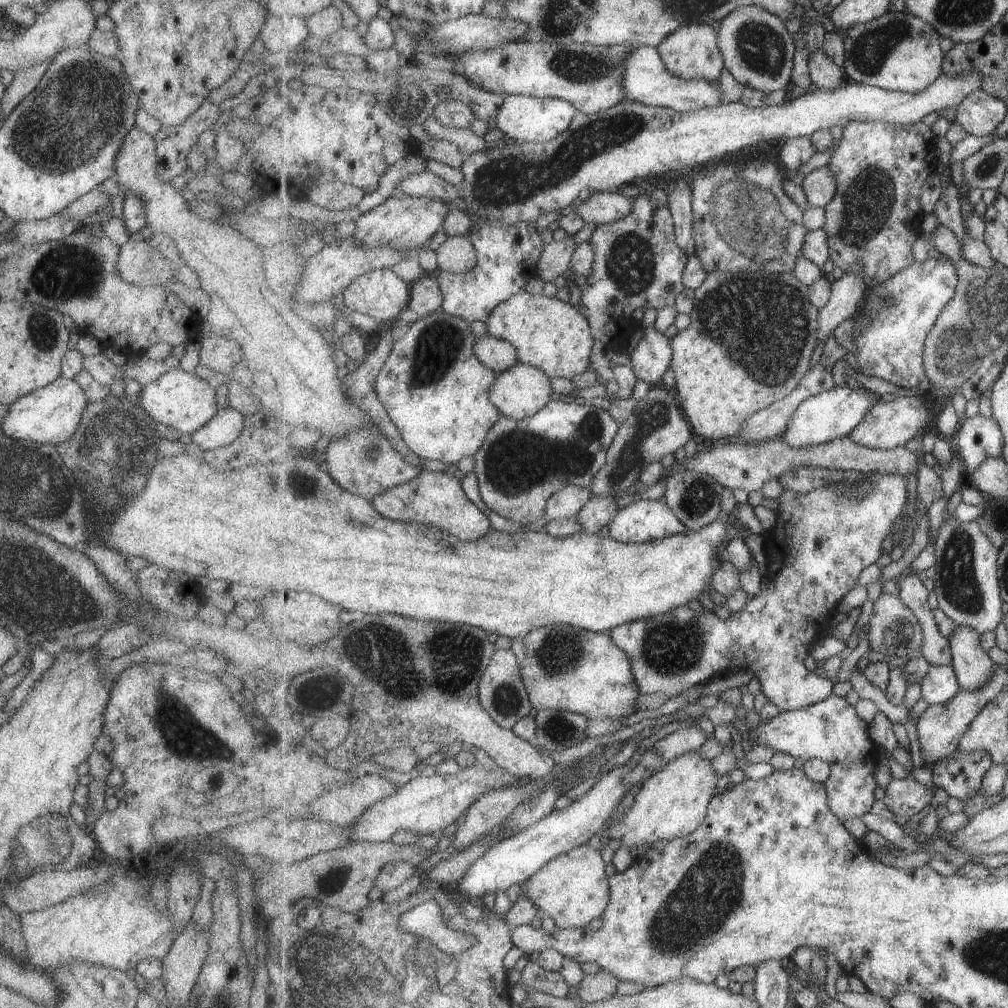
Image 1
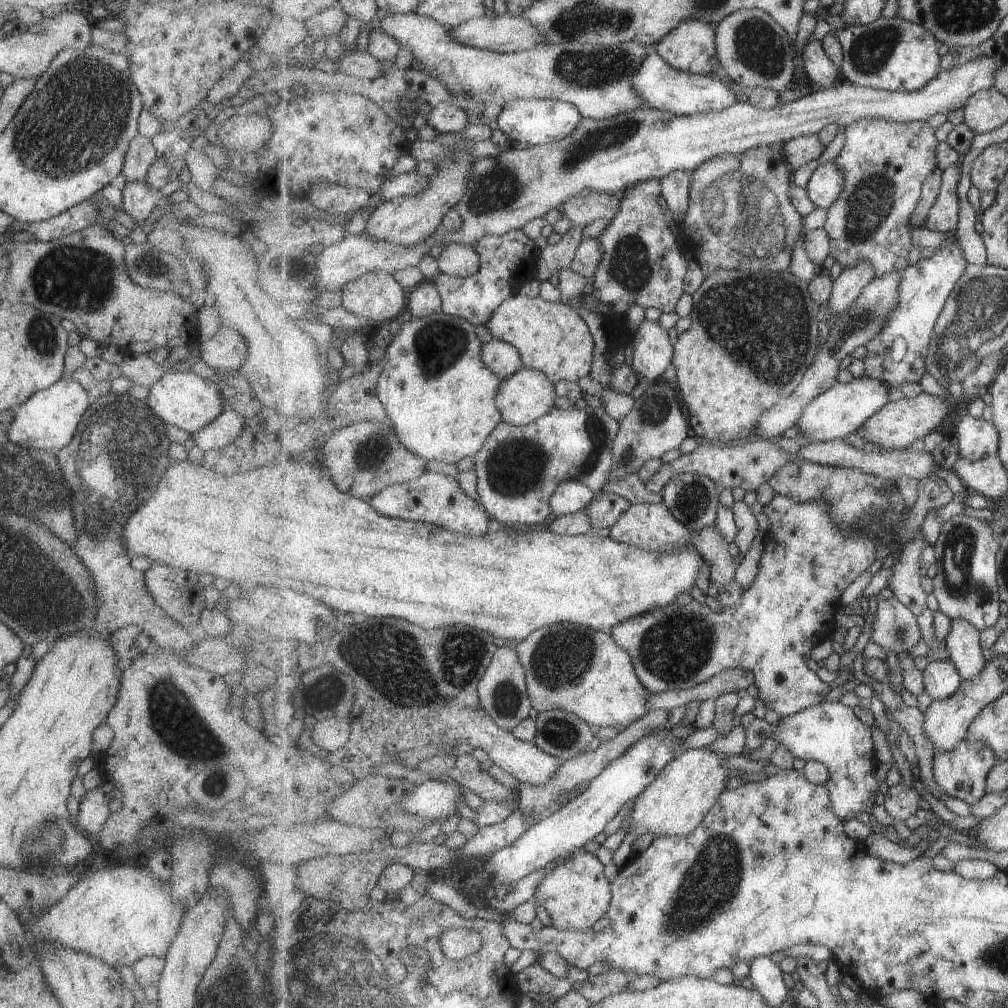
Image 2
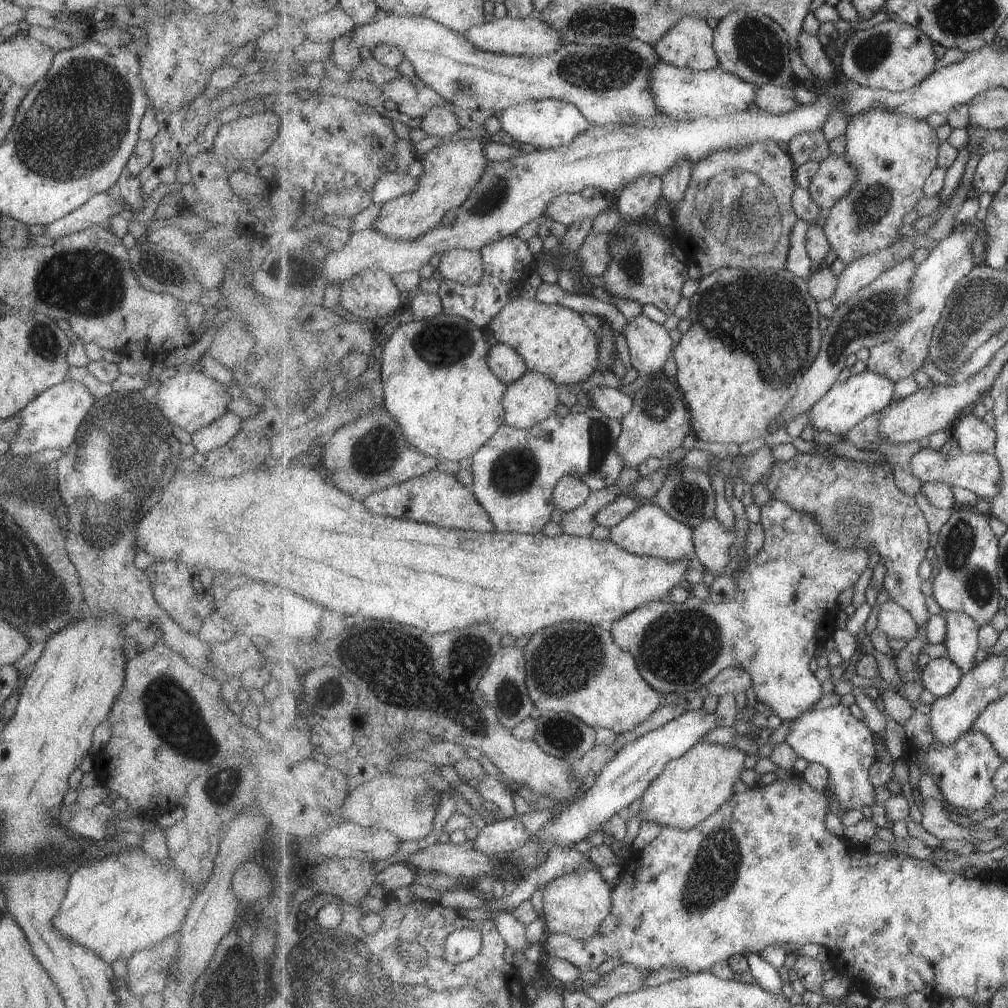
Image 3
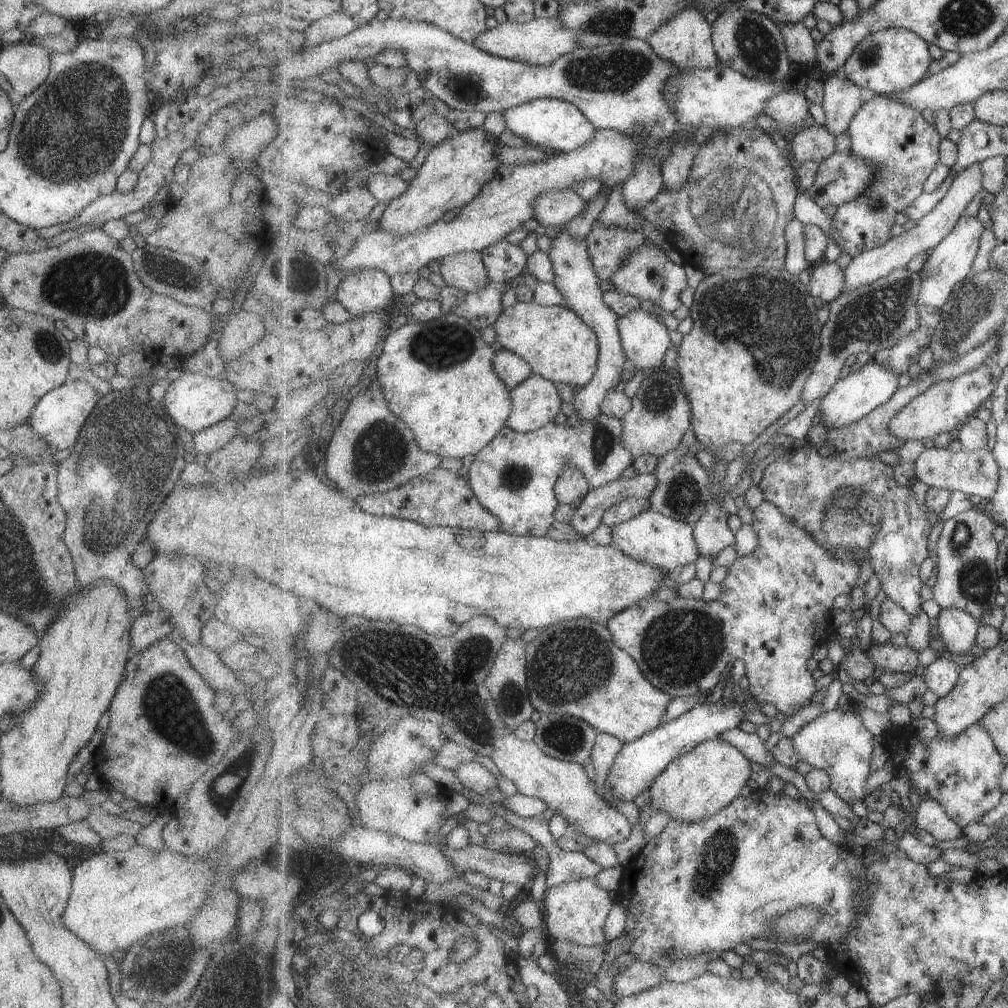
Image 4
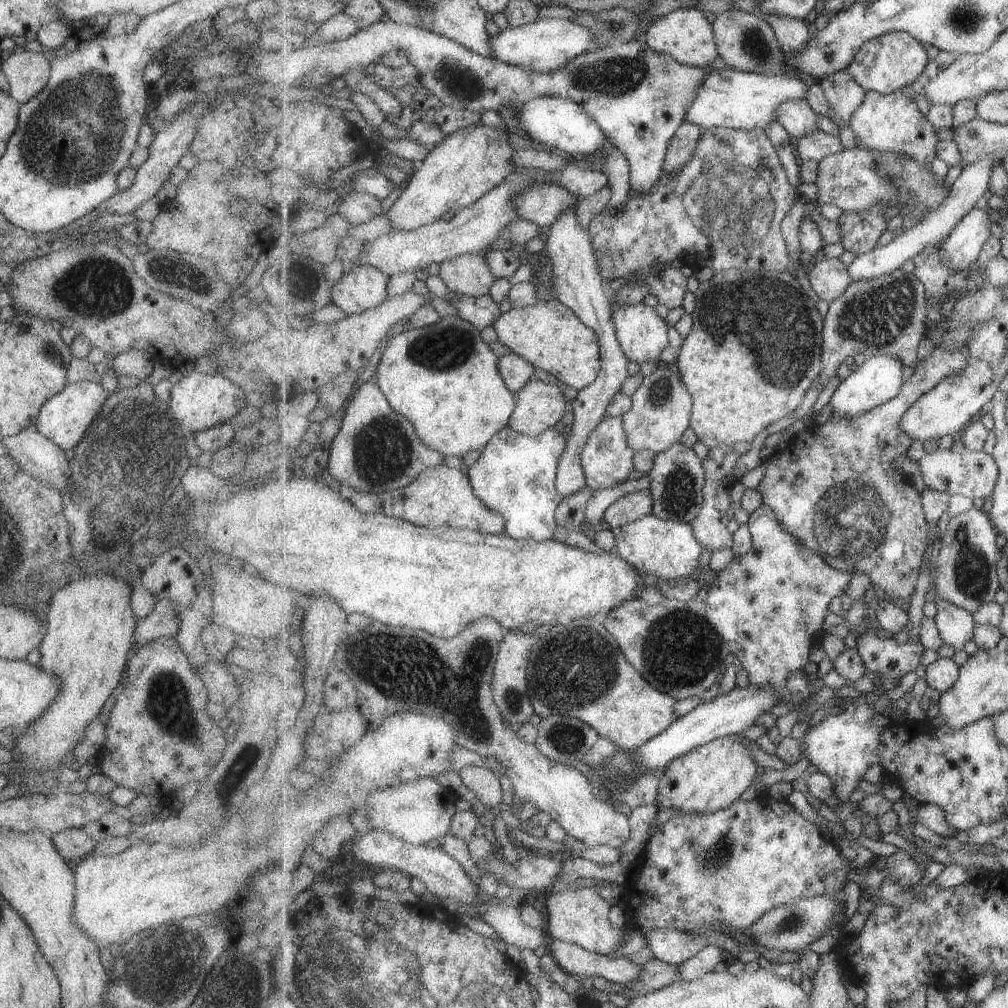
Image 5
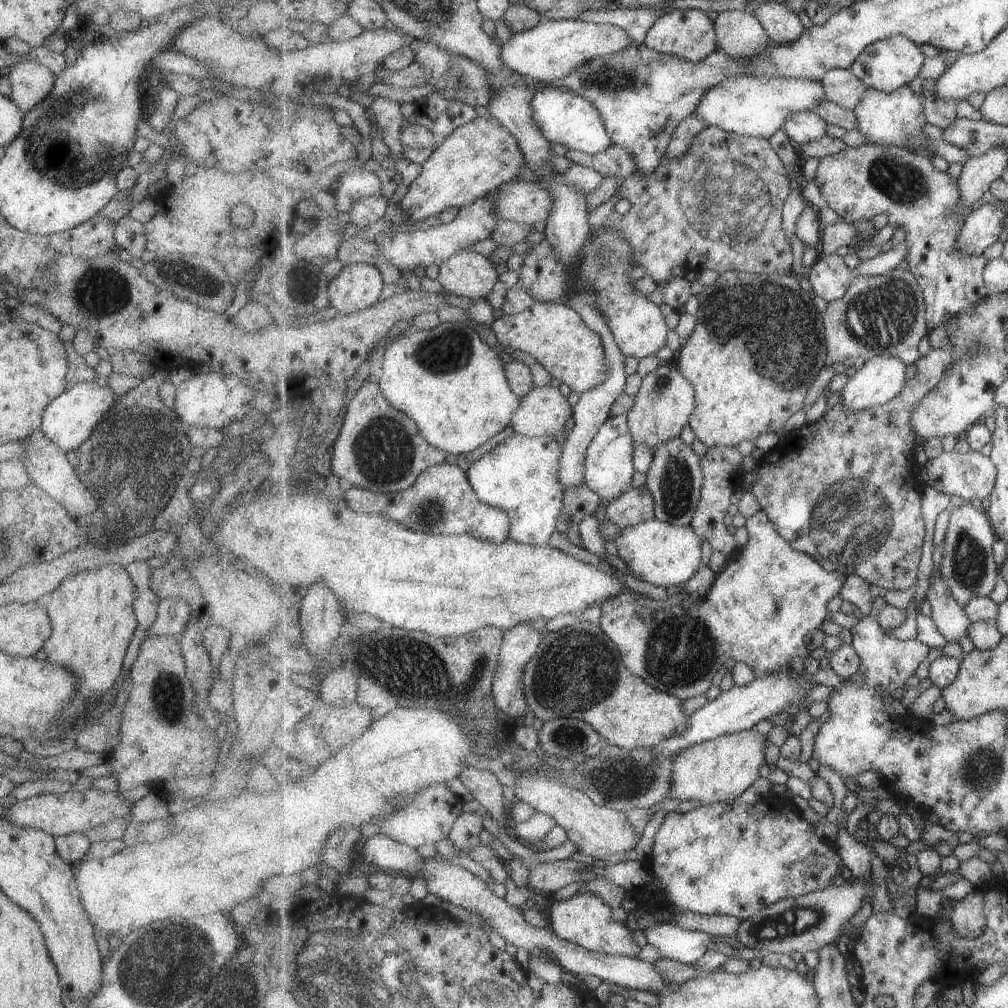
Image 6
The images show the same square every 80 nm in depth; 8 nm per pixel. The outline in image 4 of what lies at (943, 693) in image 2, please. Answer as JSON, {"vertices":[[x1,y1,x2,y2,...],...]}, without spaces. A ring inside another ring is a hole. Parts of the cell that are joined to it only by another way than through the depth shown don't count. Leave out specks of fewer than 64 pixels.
{"vertices":[[939,657,931,665,925,666,922,675,931,691,938,697,945,697,957,686,962,668,963,665,955,660]]}

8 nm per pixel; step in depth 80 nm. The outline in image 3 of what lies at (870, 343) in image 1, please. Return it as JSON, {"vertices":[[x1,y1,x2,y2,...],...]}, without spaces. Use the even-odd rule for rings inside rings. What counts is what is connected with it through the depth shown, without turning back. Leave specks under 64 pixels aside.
{"vertices":[[973,222,961,223,948,238,939,242,930,251,930,255,917,266,915,276,911,278,911,290,907,296,911,314,905,320,905,324,899,328,897,336,870,349,869,358,866,360,868,370,881,374,881,376,887,376,889,380,896,383,909,376,913,378,915,370,923,366,925,358,930,356,930,345,934,338,935,326,938,326,951,294,954,294,959,282,975,269,975,256,973,256,971,248,977,238,979,238,979,228]]}

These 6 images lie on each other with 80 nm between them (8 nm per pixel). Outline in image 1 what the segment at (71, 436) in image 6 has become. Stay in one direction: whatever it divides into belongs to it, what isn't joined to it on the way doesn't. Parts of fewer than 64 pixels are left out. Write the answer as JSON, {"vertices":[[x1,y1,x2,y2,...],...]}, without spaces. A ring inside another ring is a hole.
{"vertices":[[58,377,51,384,37,388,10,403,7,414,3,416,1,429,4,436,13,439,57,446,75,432,86,404,83,390,73,380]]}

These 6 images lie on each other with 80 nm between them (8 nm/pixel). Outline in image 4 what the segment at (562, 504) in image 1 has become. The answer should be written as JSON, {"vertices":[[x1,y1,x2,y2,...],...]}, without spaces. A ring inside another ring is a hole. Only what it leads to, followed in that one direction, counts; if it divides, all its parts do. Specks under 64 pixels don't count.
{"vertices":[[567,466,555,486,558,502,567,506,581,505,591,490,589,480,577,466]]}

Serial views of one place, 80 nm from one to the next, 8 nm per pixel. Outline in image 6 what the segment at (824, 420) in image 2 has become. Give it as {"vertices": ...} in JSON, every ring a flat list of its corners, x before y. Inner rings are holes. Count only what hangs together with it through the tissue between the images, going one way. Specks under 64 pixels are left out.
{"vertices":[[884,355,873,356,870,360,864,362,860,368,842,388,840,397,841,406,845,406,853,412,867,410,869,408,888,404,893,398,902,394,907,381,907,364,899,357]]}

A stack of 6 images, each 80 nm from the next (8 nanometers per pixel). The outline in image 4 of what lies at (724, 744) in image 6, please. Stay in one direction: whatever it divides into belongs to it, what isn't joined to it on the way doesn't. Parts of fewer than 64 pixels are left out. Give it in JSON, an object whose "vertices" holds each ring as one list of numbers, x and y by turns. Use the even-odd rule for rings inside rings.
{"vertices":[[721,738,707,740,669,764,649,788,648,803,655,812,665,812,670,820,701,822,730,806,750,782,751,774,751,760,738,747]]}

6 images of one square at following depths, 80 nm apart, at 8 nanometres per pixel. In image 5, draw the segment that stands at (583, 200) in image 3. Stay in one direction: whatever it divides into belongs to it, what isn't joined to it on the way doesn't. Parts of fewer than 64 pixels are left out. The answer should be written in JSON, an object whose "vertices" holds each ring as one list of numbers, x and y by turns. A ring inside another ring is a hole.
{"vertices":[[540,184,527,188,515,198,515,208,521,219,531,220,539,227,550,228,565,210,578,210,581,200,567,188,555,184]]}

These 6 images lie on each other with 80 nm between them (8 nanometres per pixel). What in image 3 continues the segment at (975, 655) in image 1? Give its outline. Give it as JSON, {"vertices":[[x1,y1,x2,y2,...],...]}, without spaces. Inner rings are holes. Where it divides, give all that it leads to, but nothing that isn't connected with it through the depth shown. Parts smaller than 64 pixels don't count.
{"vertices":[[961,612,942,613,946,620,946,638,943,644,948,650,948,657,961,668,963,674,975,670,975,666,979,664,975,660,975,654,980,649,980,626,967,614]]}

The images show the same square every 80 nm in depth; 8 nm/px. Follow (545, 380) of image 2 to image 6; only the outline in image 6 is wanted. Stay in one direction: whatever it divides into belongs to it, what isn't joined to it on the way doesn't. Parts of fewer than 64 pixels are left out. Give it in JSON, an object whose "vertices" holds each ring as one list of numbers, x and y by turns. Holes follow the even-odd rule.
{"vertices":[[550,385,533,388,522,397,522,406,515,412,510,426,515,433,529,437,565,435,565,424,574,408,561,390]]}

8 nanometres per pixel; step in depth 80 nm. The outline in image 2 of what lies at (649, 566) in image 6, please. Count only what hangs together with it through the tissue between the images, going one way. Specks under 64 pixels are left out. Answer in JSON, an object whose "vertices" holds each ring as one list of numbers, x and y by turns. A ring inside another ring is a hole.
{"vertices":[[645,502,631,504,621,518,617,520,610,529,610,538,617,540,619,543,627,544,628,546,639,546,639,548,647,548,647,550,670,550,671,545,688,544,693,541,694,534,690,532,690,528,684,526,675,516,673,512,664,504]]}

